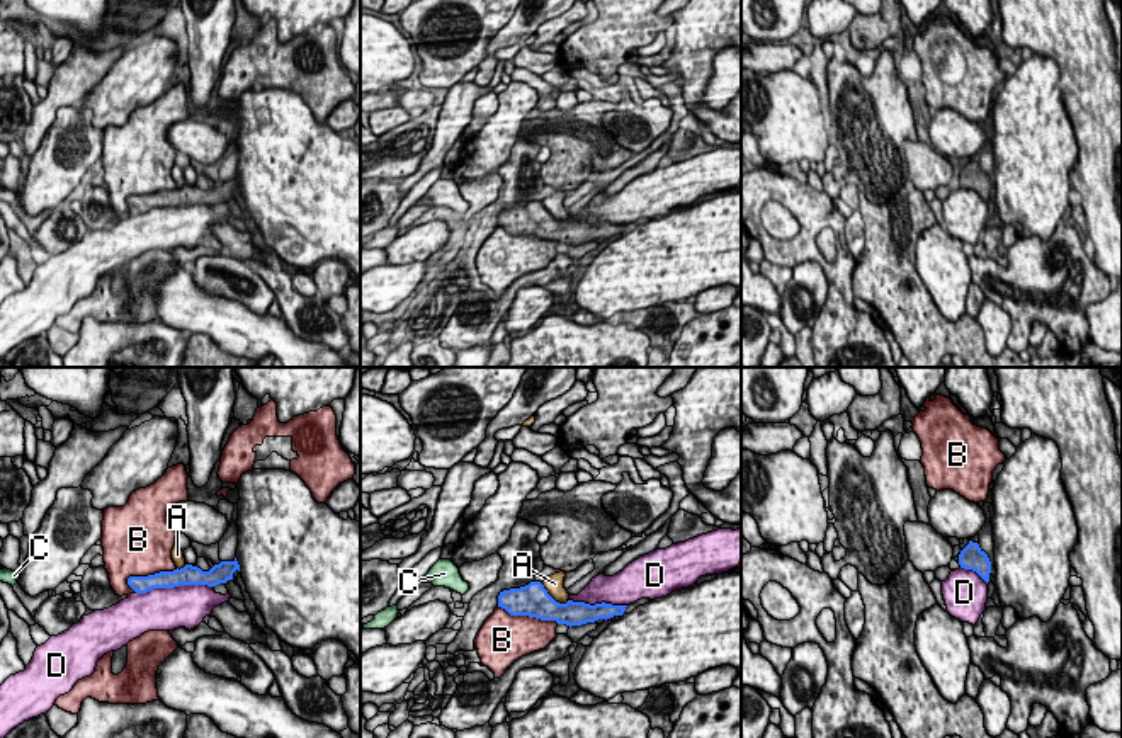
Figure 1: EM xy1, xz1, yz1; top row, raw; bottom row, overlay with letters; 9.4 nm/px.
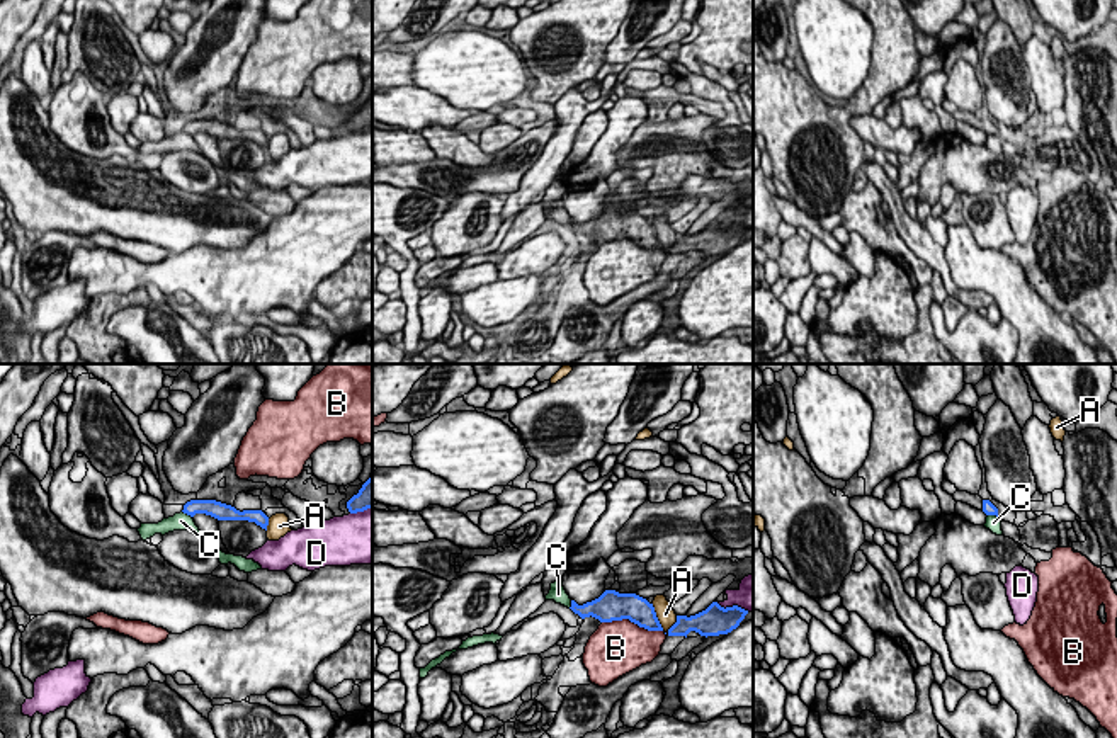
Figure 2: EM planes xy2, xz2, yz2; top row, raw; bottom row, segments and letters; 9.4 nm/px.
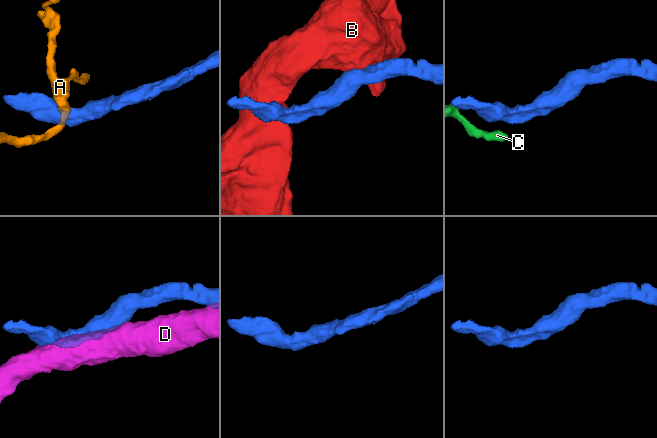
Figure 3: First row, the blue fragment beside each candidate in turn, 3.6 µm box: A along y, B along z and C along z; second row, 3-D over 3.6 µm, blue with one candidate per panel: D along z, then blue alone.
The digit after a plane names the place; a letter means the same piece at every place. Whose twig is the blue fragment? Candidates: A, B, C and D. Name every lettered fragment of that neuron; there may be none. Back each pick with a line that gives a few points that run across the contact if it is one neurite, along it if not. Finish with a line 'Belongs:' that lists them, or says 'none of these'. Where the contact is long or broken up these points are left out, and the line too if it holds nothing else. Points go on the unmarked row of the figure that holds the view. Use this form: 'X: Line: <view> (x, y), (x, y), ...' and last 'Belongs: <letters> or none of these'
Belongs: none of these

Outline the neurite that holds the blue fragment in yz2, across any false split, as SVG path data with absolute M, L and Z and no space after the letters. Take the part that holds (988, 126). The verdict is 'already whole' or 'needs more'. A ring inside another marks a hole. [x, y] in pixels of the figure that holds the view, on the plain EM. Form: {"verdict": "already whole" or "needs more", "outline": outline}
{"verdict": "needs more", "outline": "M957 109L952 116L955 121L967 122L978 129L983 129L986 134L996 134L998 136L998 128L989 119L983 119L979 114L971 114L967 111Z"}

